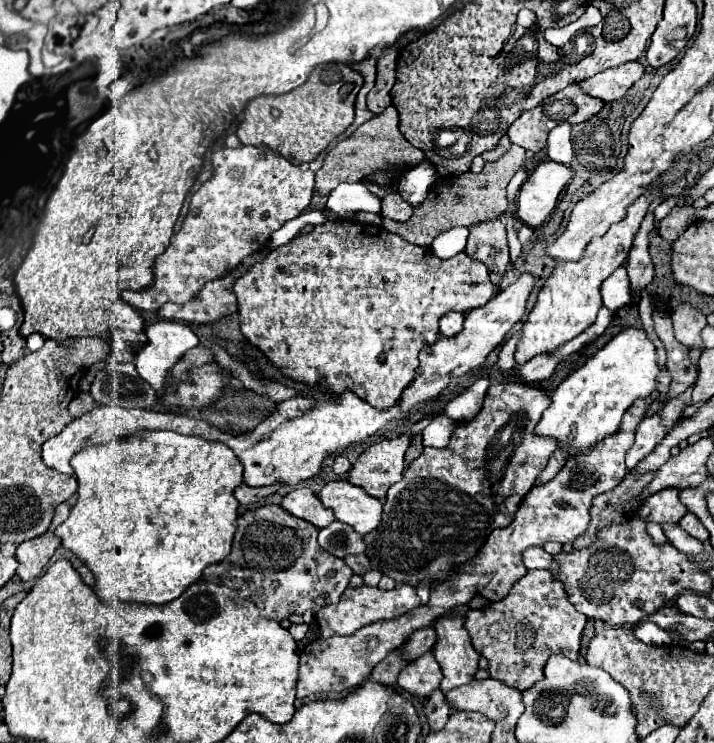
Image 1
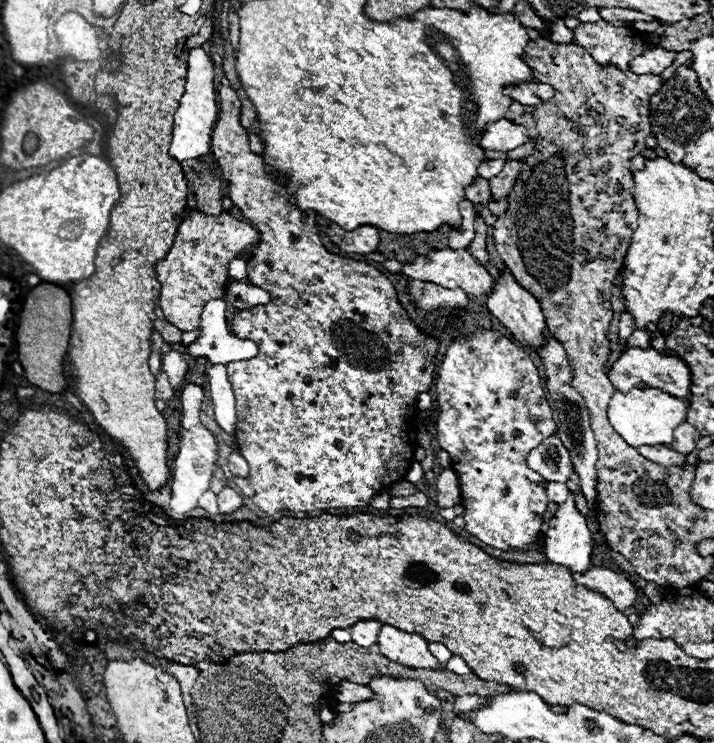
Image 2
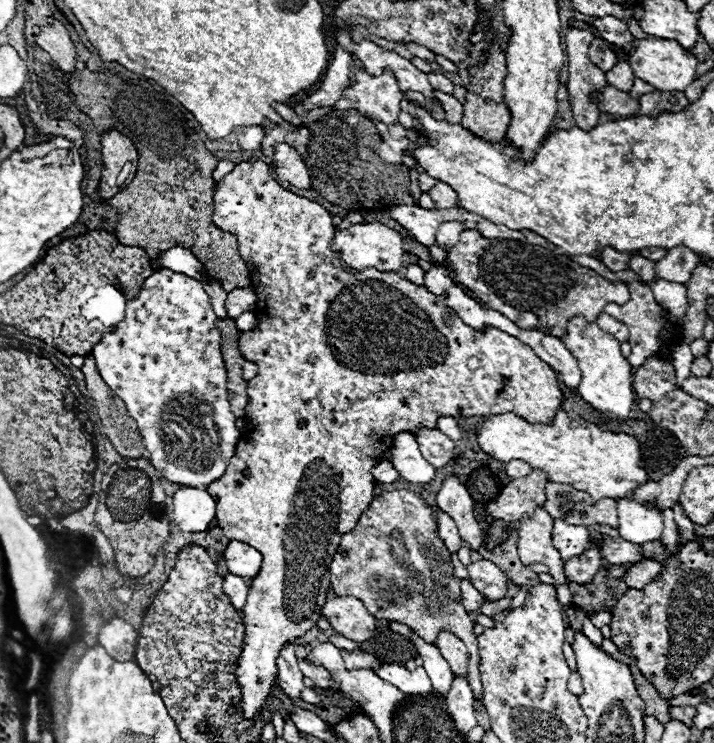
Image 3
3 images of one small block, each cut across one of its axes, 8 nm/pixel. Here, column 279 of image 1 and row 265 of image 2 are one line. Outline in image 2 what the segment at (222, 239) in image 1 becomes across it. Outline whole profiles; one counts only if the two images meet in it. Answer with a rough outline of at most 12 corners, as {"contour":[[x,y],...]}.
{"contour":[[192,208],[164,260],[158,306],[182,332],[226,296],[258,232]]}

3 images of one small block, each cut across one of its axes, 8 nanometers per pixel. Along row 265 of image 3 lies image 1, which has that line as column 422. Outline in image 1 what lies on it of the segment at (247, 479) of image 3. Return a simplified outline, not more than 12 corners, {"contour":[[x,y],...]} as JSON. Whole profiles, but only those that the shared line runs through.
{"contour":[[326,220],[234,284],[288,378],[390,408],[498,288]]}

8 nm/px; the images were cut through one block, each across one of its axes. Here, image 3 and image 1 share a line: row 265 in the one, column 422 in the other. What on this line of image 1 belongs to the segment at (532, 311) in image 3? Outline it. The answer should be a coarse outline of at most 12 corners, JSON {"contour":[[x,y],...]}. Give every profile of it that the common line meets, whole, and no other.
{"contour":[[492,384],[364,536],[372,568],[446,578],[510,526],[556,438],[550,392]]}

